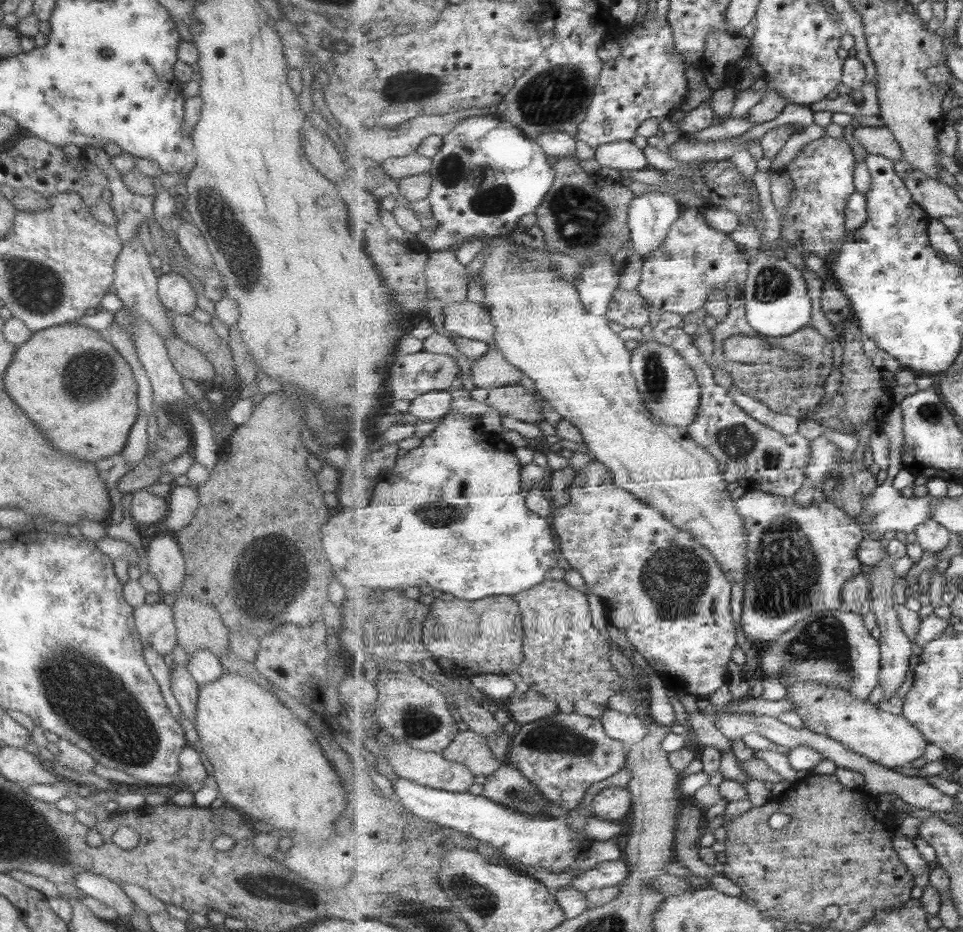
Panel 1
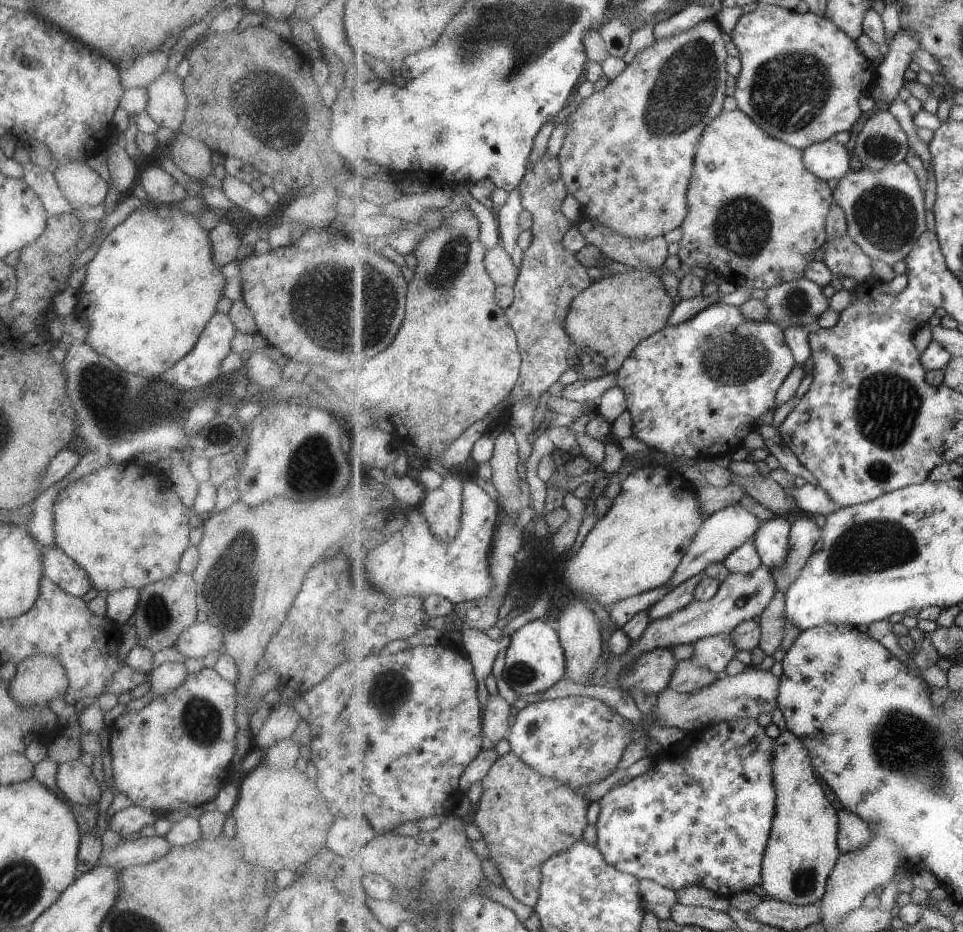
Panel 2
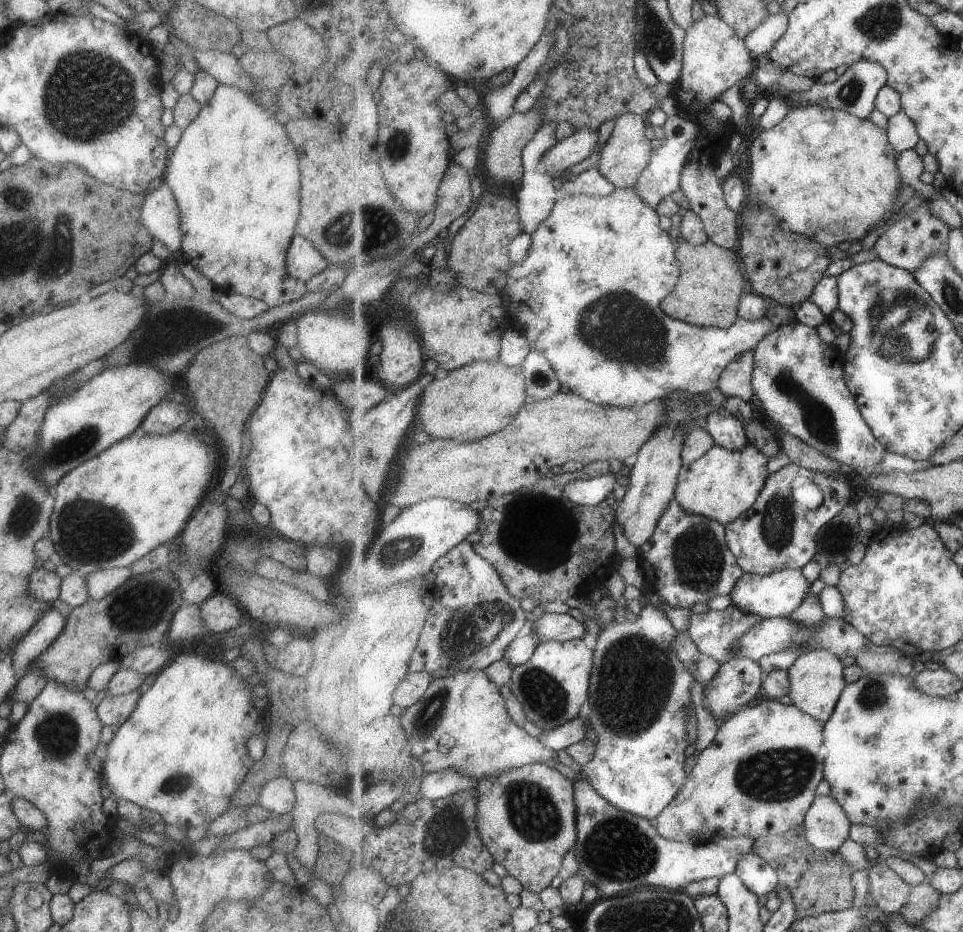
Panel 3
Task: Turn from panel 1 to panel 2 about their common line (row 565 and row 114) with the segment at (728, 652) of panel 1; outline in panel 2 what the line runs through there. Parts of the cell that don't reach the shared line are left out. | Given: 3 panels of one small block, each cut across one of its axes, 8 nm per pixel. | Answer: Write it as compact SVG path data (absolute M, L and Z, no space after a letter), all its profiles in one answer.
M714 17L699 21L691 29L675 34L674 36L663 38L663 40L653 41L644 50L639 51L634 59L626 65L626 69L609 81L603 90L593 92L587 98L582 98L577 109L567 117L566 134L559 152L561 160L561 172L565 184L568 185L569 194L574 196L580 203L579 214L582 215L583 227L597 222L603 226L609 226L611 230L629 236L629 238L639 238L639 240L651 240L657 236L663 236L667 232L680 228L685 218L689 214L688 190L693 176L694 162L696 159L699 140L705 132L705 128L713 122L723 111L723 100L727 96L728 73L728 42L725 36L721 36L721 26Z

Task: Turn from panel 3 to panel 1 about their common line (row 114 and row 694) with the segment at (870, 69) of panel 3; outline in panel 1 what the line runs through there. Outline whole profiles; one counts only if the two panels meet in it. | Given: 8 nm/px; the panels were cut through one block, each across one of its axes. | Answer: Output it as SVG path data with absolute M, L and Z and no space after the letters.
M841 608L833 612L811 614L811 616L804 618L803 621L799 621L791 630L787 633L780 634L774 641L769 642L766 646L761 647L761 662L764 676L767 679L779 679L780 681L788 682L819 682L823 686L837 687L837 690L845 690L845 692L851 692L855 698L859 700L868 700L869 695L873 692L873 688L879 685L880 674L882 671L882 650L880 639L875 640L873 634L865 626L865 617L862 614L854 613L852 610Z

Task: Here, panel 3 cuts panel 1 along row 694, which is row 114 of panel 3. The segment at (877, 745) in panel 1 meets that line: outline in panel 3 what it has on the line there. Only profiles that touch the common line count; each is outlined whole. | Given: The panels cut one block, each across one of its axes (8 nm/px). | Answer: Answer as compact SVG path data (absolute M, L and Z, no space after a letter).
M802 106L793 108L790 114L777 124L774 128L765 130L757 136L756 140L751 143L749 147L750 157L747 160L747 178L746 184L748 185L747 197L751 198L751 202L763 202L767 204L767 209L771 212L775 212L775 222L781 230L785 232L795 232L799 236L805 236L811 240L820 242L825 247L837 246L841 242L849 241L861 241L866 237L867 232L871 228L875 228L879 224L881 218L886 219L890 216L891 211L889 208L895 206L899 194L901 194L901 174L897 166L898 158L900 154L895 152L895 148L891 146L889 142L888 130L885 128L879 128L877 124L873 124L871 120L861 120L853 114L845 111L837 110L825 110L821 106Z

